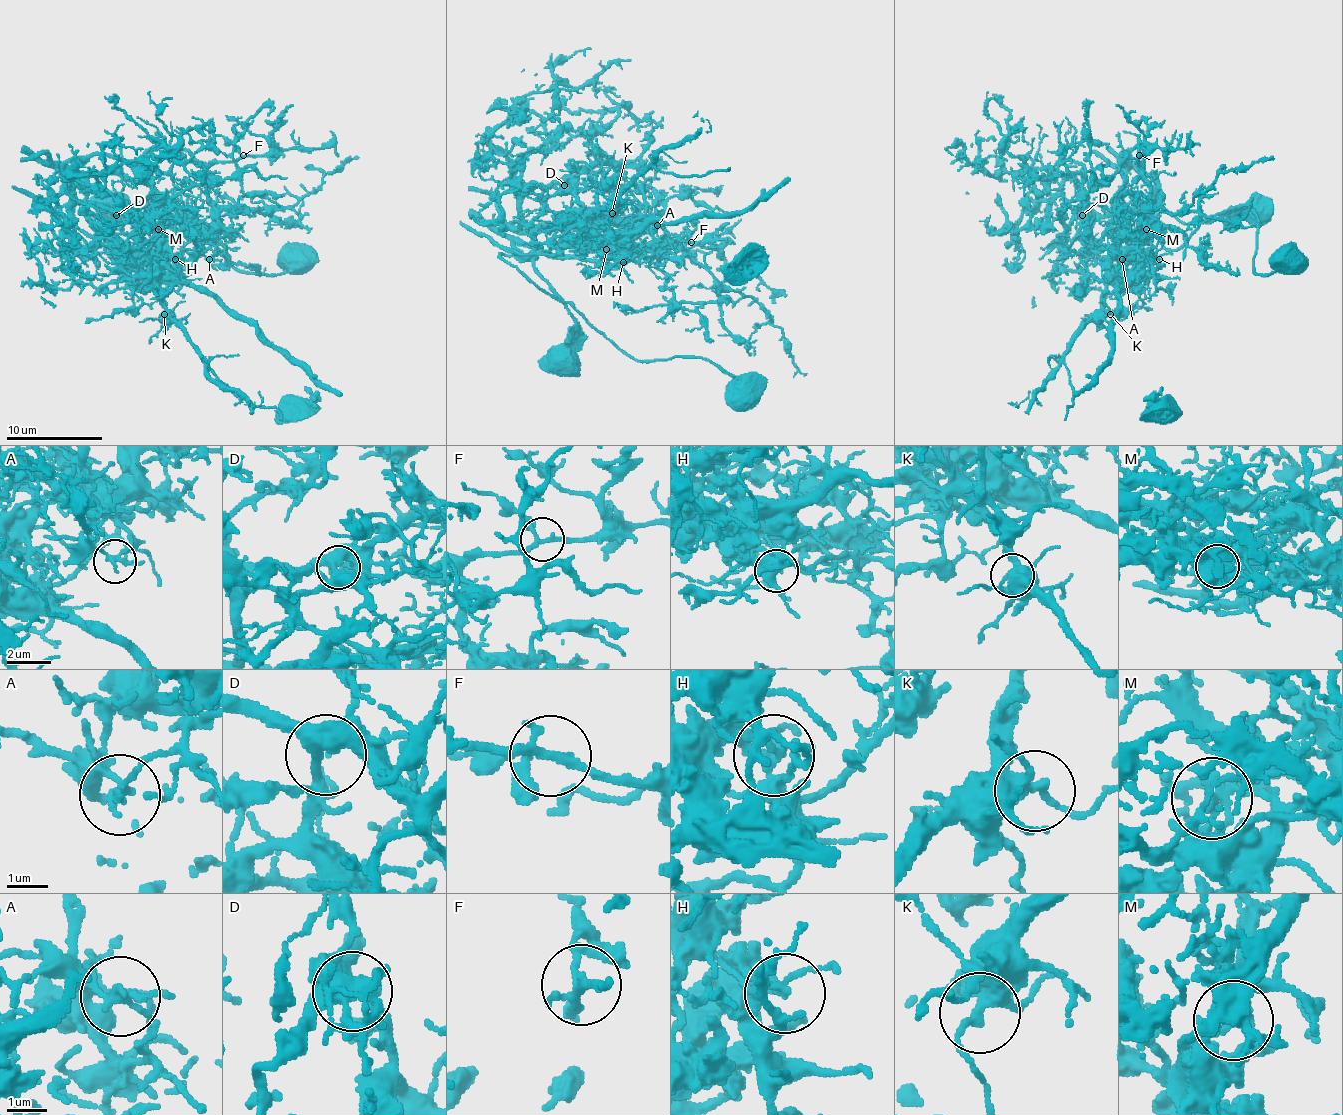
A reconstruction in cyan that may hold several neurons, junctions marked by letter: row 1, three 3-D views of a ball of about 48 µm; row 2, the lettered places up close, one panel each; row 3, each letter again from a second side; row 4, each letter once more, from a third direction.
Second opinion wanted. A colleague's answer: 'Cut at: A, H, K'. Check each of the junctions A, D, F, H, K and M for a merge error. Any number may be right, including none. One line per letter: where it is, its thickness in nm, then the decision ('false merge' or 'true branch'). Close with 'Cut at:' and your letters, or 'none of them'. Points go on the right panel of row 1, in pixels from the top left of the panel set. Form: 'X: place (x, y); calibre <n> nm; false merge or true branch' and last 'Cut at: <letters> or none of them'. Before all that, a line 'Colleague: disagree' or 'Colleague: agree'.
Colleague: disagree
A: place (1122, 259); calibre 170 nm; false merge
D: place (1082, 215); calibre 300 nm; true branch
F: place (1139, 155); calibre 200 nm; true branch
H: place (1159, 259); calibre 150 nm; false merge
K: place (1110, 314); calibre 320 nm; true branch
M: place (1146, 229); calibre 170 nm; false merge
Cut at: A, H, M

